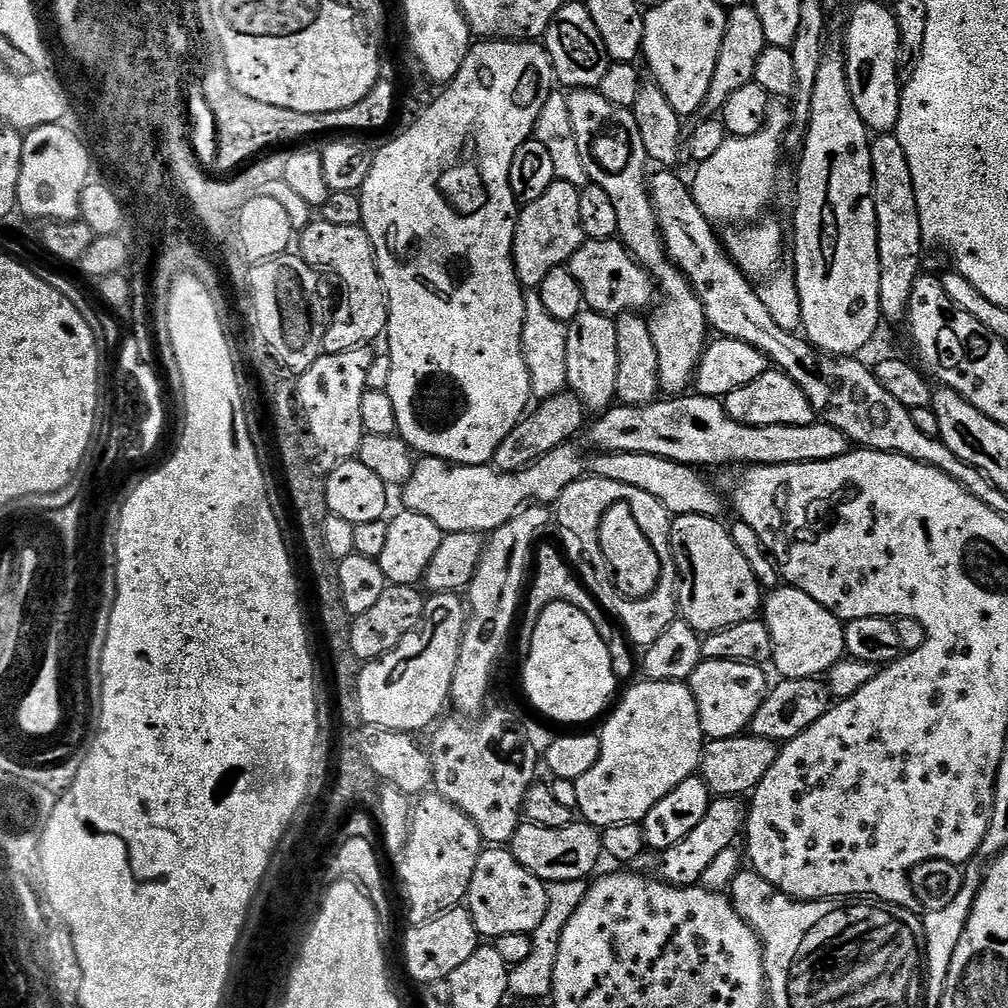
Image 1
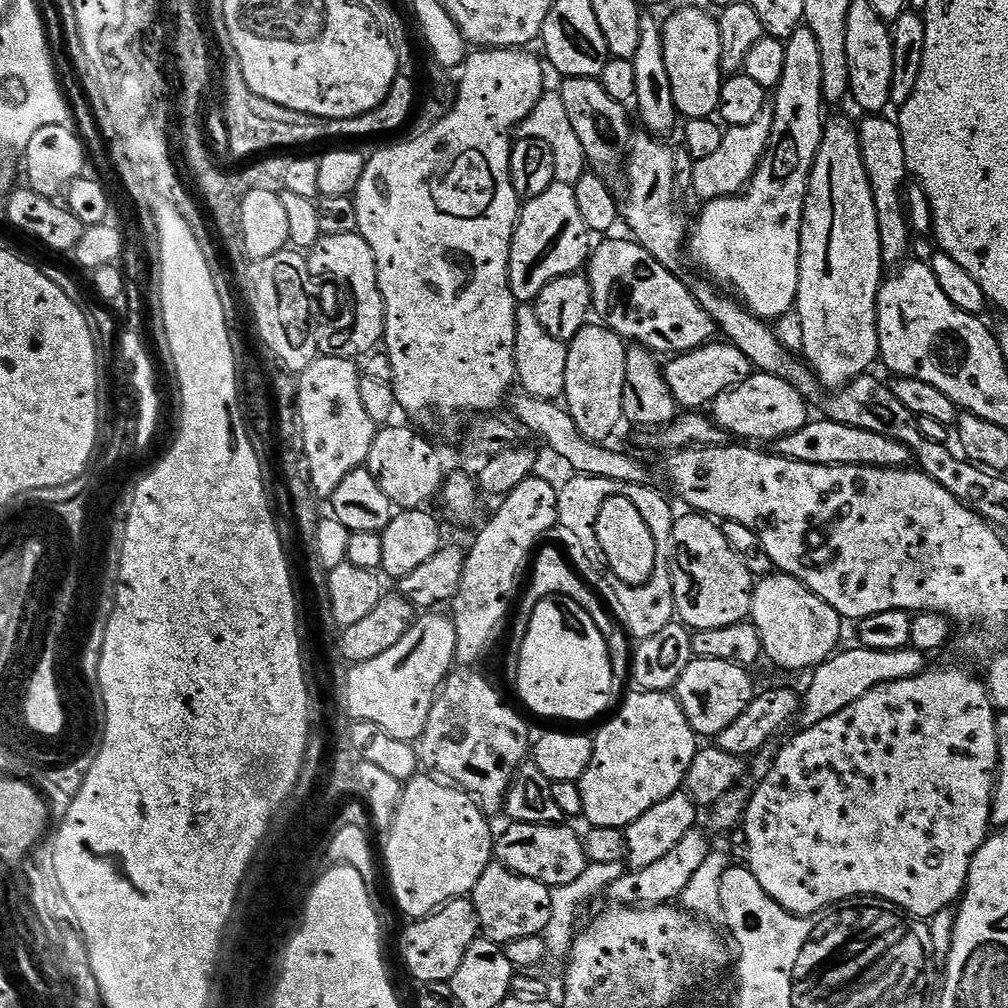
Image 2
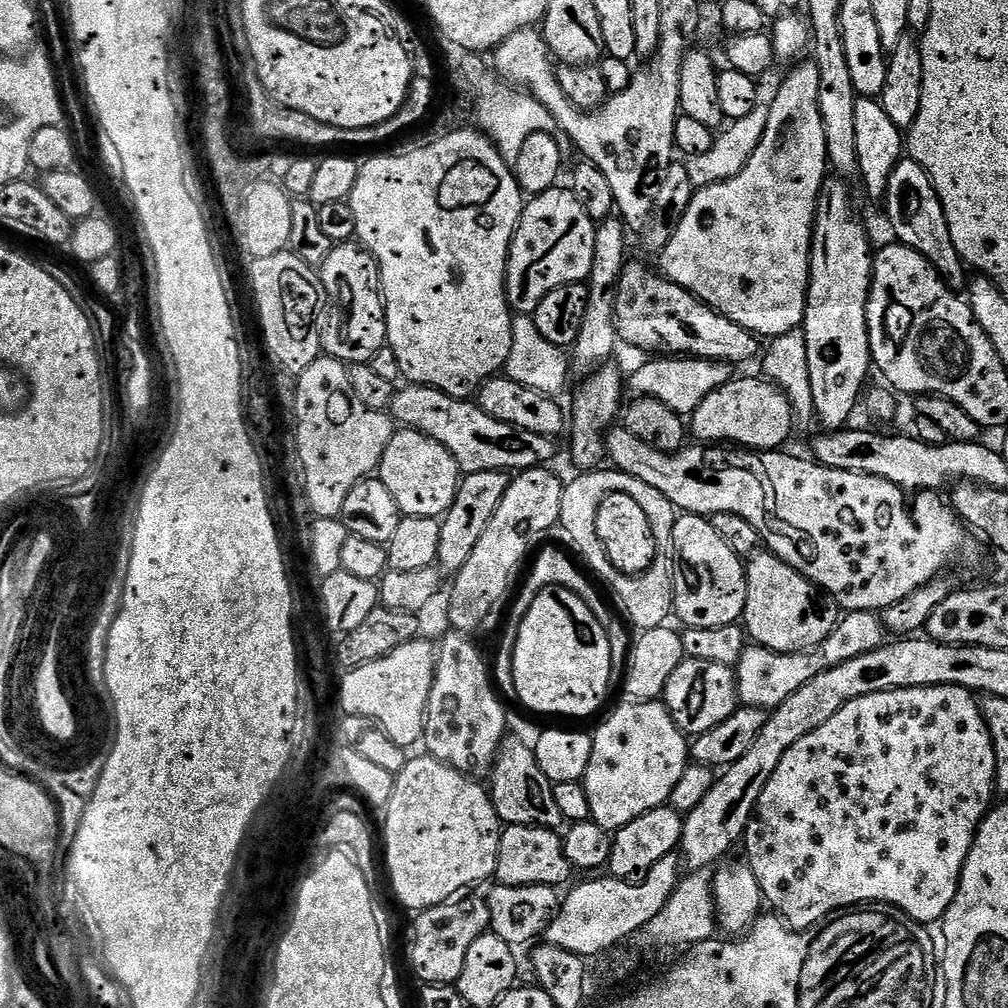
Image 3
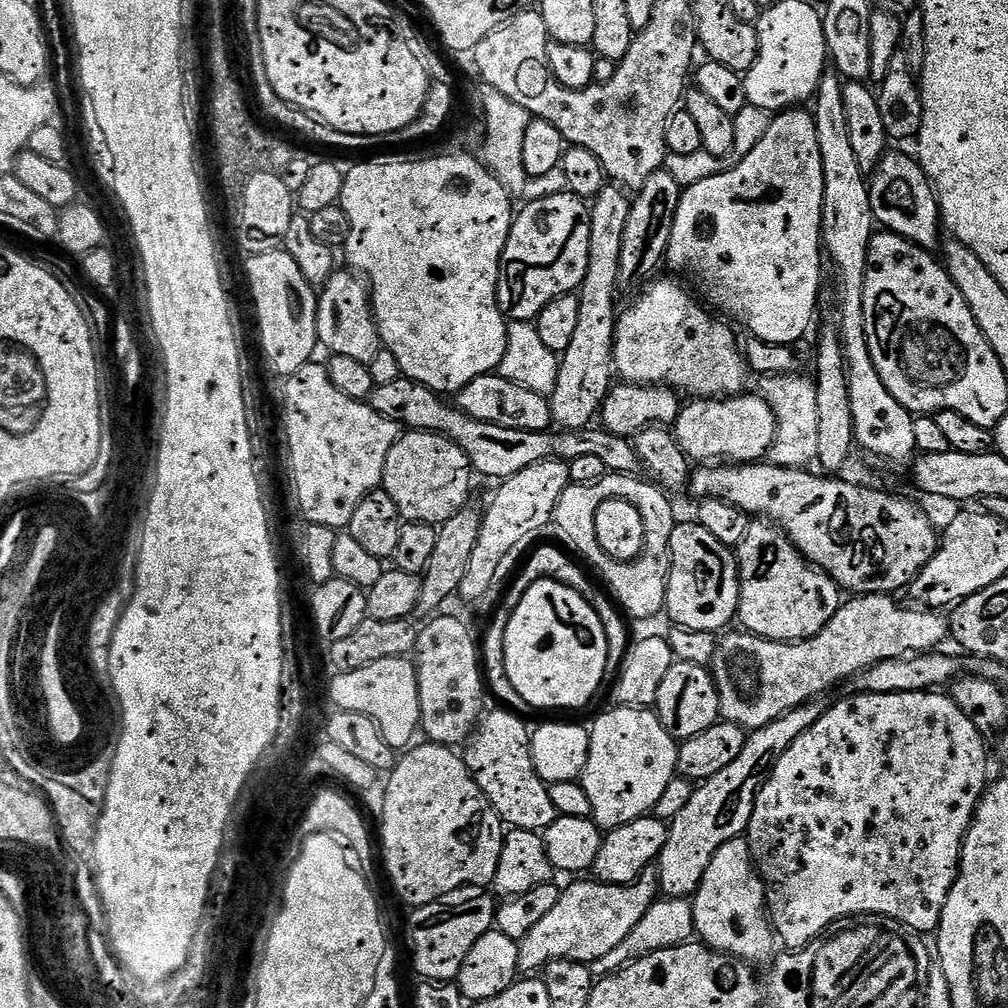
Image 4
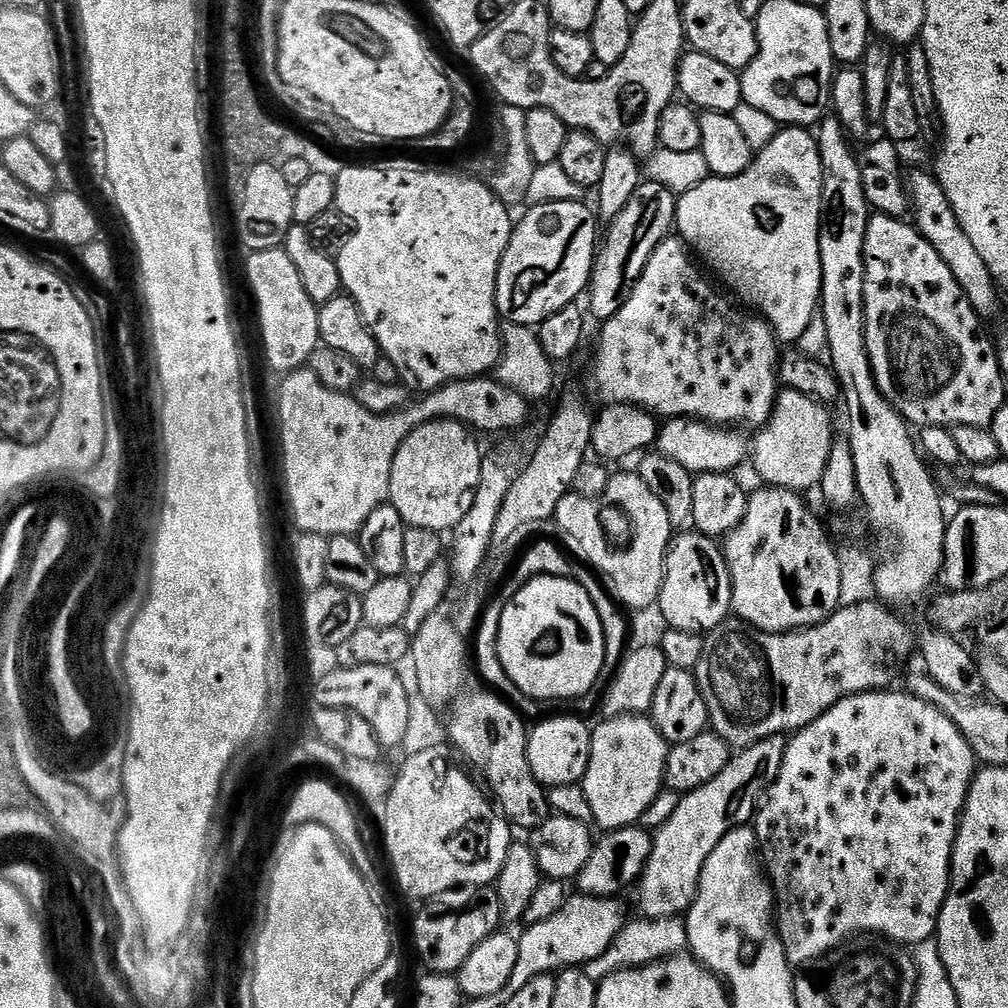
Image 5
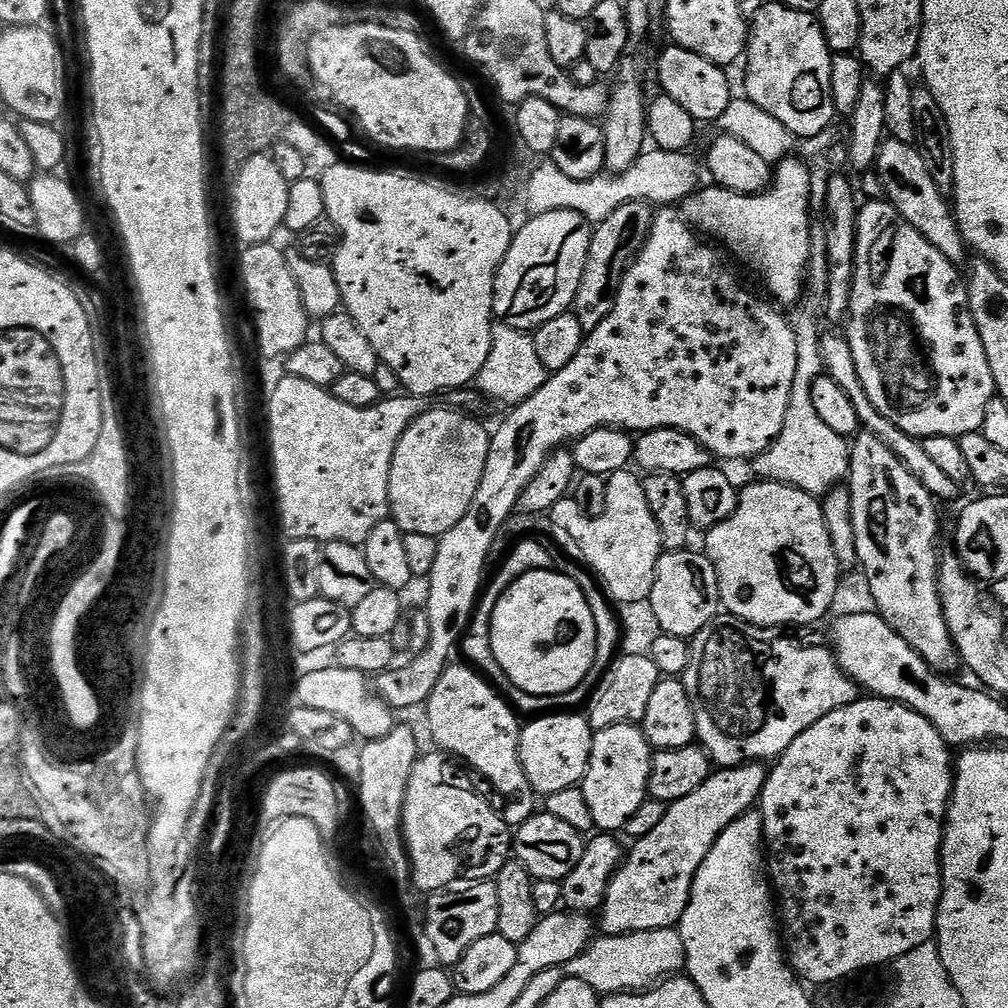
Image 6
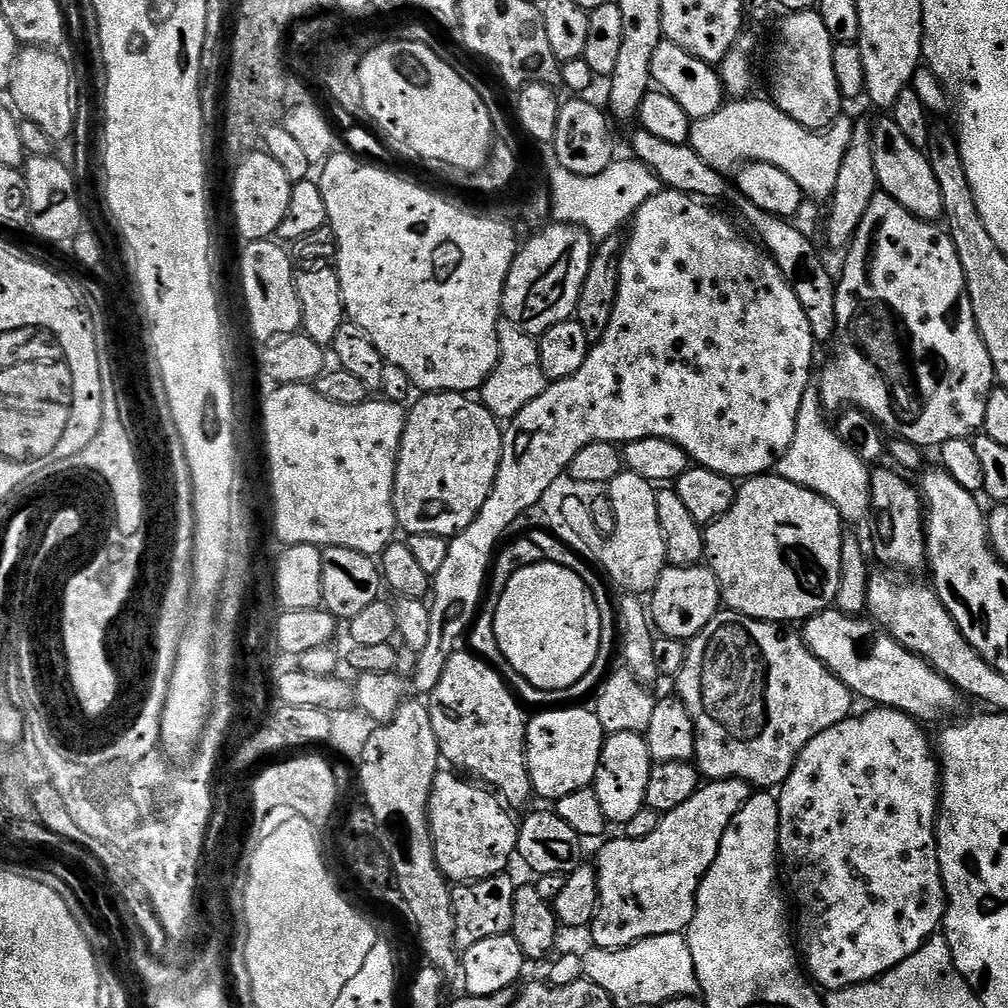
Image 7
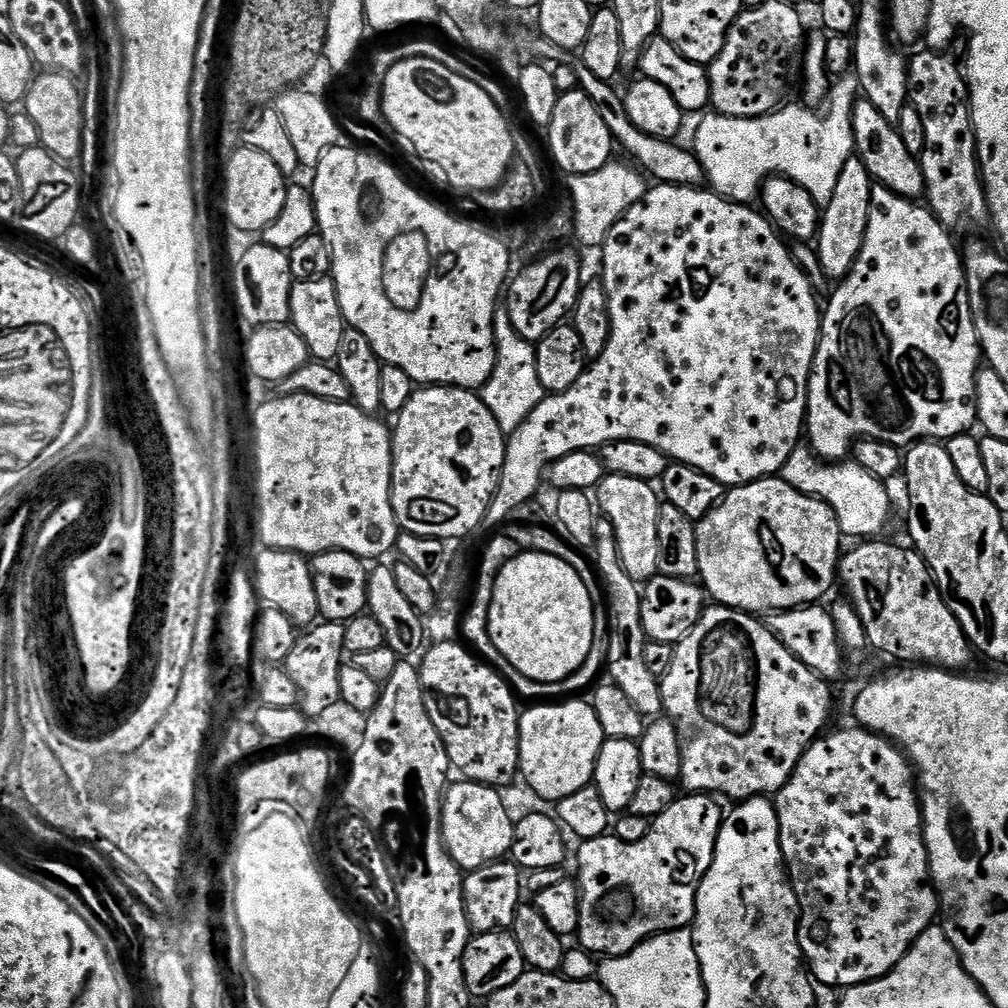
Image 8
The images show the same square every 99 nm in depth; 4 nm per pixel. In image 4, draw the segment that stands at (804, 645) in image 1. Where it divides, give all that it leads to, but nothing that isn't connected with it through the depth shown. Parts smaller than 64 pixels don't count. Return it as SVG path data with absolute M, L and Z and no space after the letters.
M749 523L746 538L734 555L740 569L738 620L753 636L785 642L805 640L819 634L839 610L840 585L827 572L811 564L775 524Z

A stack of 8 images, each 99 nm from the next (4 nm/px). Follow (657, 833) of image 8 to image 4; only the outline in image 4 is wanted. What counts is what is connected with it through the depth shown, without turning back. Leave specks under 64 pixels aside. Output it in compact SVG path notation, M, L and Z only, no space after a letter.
M823 699L811 700L809 704L798 706L770 722L766 726L755 729L749 735L746 746L742 746L742 754L726 766L726 770L714 774L714 778L703 781L693 791L690 802L686 802L677 816L668 824L666 846L660 851L658 861L658 888L668 898L688 898L700 888L702 878L706 874L706 866L710 866L710 858L718 854L718 850L726 842L743 837L748 830L750 814L754 810L756 796L760 788L772 772L772 767L790 750L790 746L822 714L826 711Z

